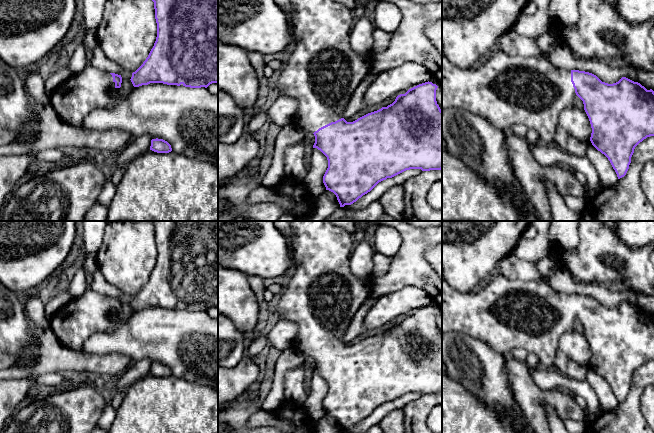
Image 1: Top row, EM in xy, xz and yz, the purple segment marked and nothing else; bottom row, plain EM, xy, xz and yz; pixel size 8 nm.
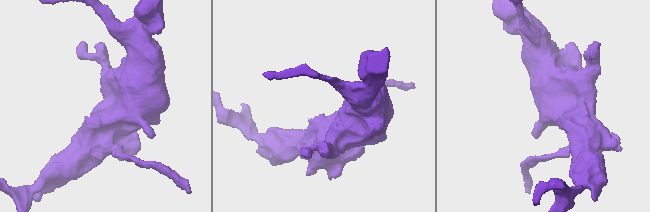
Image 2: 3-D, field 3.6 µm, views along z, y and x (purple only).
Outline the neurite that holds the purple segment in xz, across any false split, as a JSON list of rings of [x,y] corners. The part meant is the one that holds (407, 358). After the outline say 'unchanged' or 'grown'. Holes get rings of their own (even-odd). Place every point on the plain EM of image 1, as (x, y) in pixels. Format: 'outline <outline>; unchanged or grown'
outline [[[290,221],[292,227],[291,248],[293,252],[293,265],[296,271],[289,283],[283,287],[280,295],[276,298],[273,309],[279,314],[280,319],[285,319],[293,322],[297,327],[295,339],[292,344],[292,349],[302,353],[305,357],[313,357],[315,367],[313,372],[320,374],[328,384],[328,392],[323,400],[323,407],[326,414],[333,416],[340,428],[340,431],[351,429],[363,419],[370,416],[379,406],[392,402],[406,394],[421,393],[422,395],[441,394],[442,393],[442,334],[436,325],[436,314],[438,310],[432,306],[425,306],[409,313],[405,318],[400,318],[395,325],[387,331],[368,337],[353,346],[347,346],[342,338],[344,337],[352,318],[357,310],[361,307],[364,301],[370,296],[370,284],[373,276],[360,279],[357,278],[350,269],[350,256],[355,245],[354,237],[346,230],[333,225],[330,221]]]; grown

